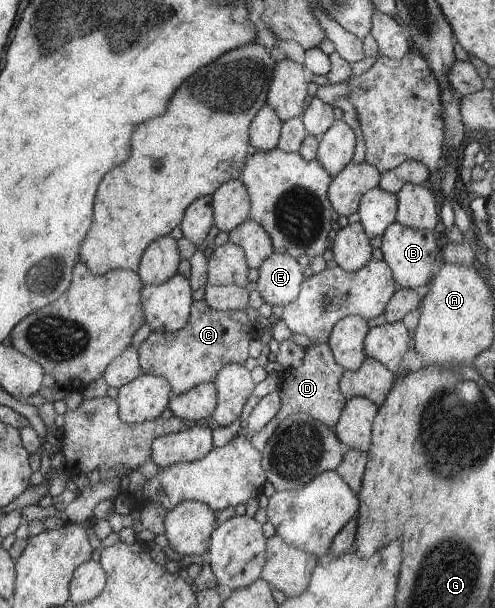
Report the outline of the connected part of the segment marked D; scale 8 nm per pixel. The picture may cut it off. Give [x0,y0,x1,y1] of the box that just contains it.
[276,344,347,429]

